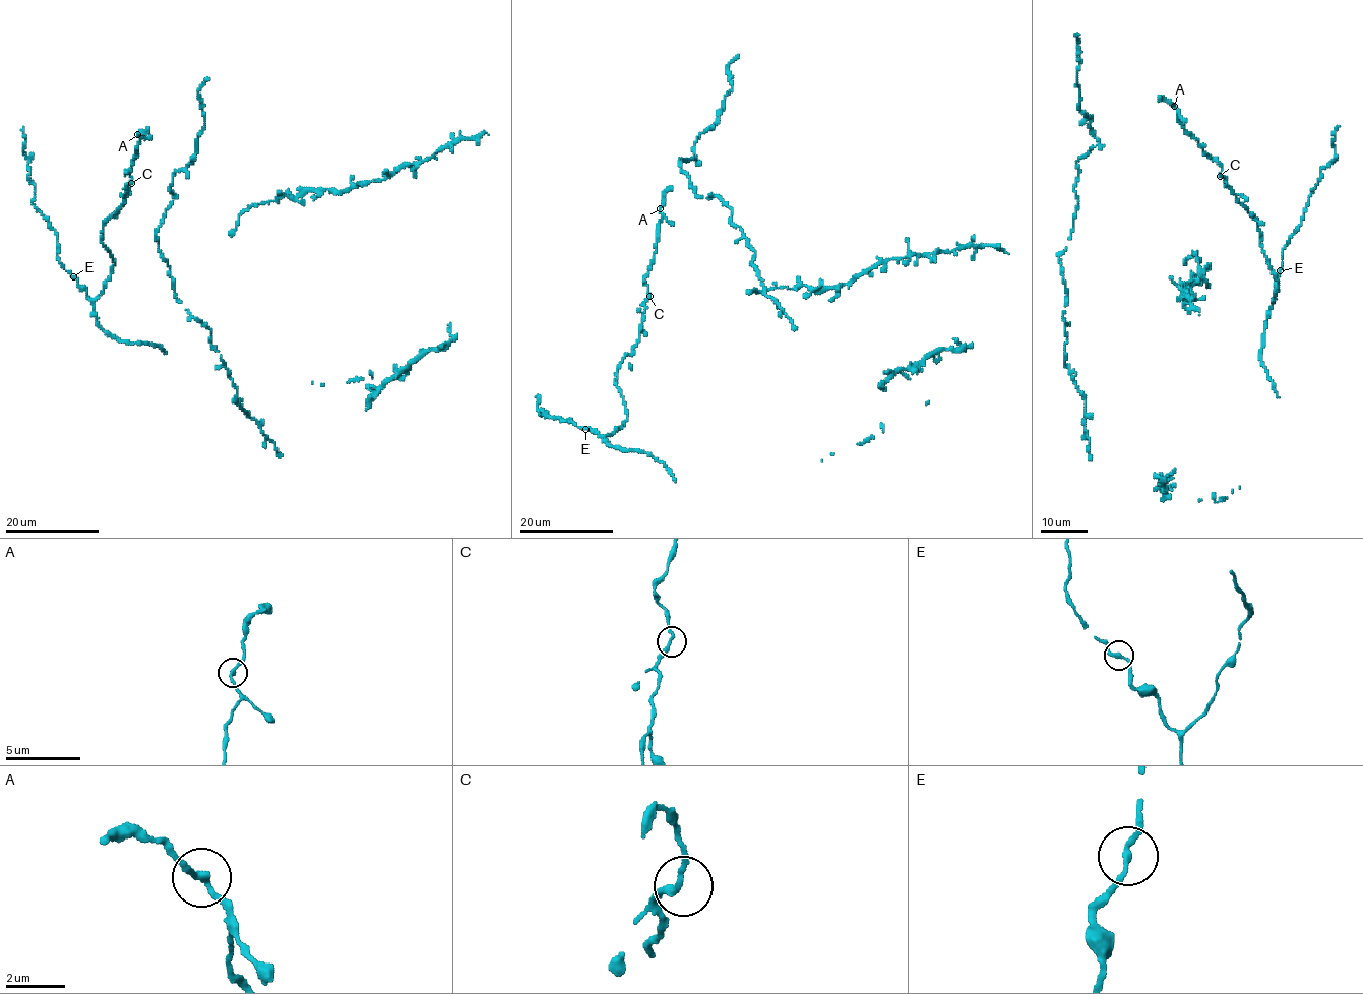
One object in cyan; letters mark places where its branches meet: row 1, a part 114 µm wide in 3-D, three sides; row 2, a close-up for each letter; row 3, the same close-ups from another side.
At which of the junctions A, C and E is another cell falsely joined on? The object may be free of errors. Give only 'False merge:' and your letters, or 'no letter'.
False merge: no letter

